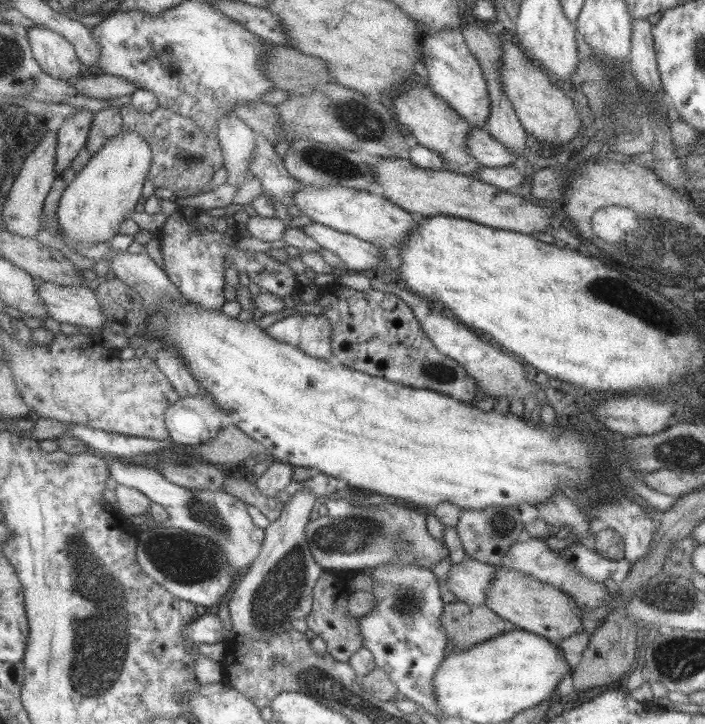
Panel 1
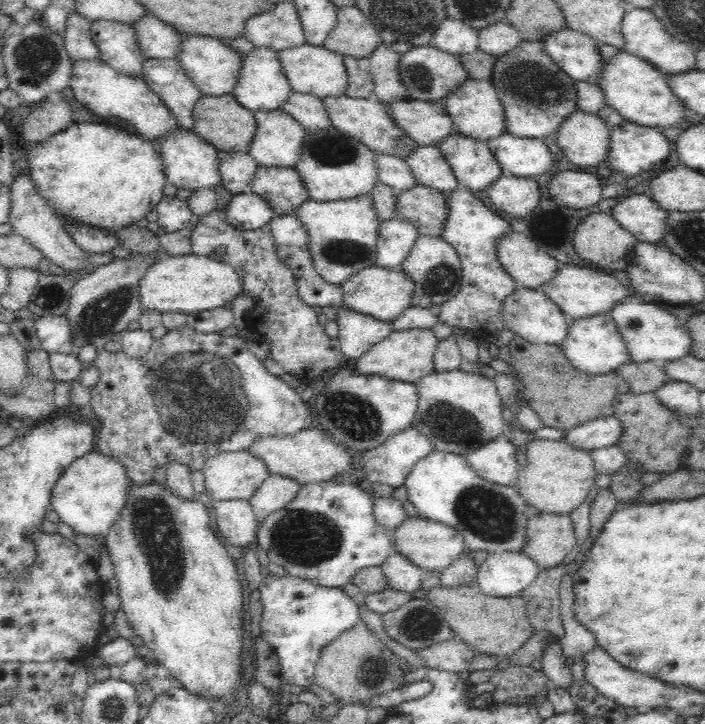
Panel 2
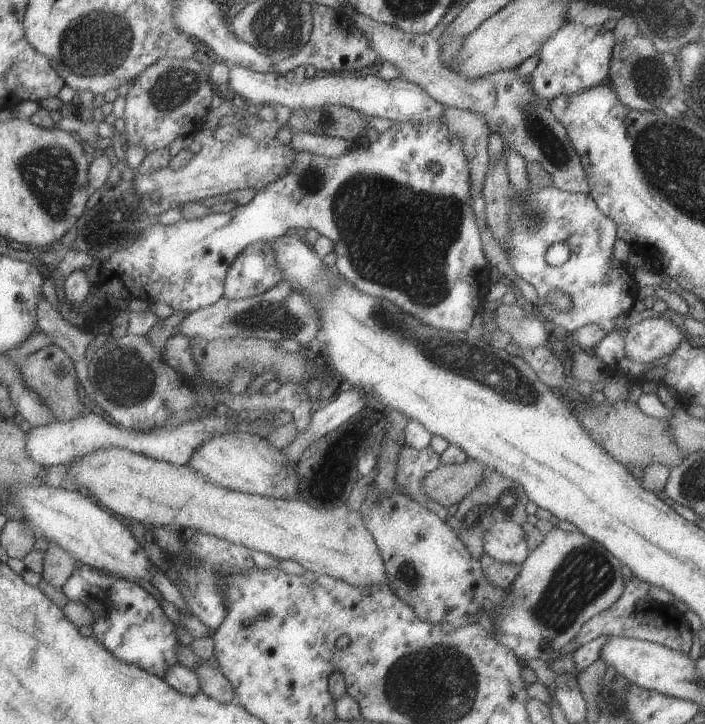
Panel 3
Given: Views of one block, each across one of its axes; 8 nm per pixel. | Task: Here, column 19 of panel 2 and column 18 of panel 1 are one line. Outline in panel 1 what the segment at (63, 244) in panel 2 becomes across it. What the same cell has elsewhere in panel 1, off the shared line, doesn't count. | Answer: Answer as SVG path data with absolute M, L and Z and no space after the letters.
M47 130L43 138L39 138L41 142L37 144L37 148L27 154L23 168L19 170L15 182L11 184L9 196L5 200L5 208L3 208L3 222L7 224L7 232L21 236L21 238L35 238L41 222L41 214L43 214L43 202L45 196L51 188L51 184L57 180L57 172L55 172L55 154L57 154L57 132L55 130Z

